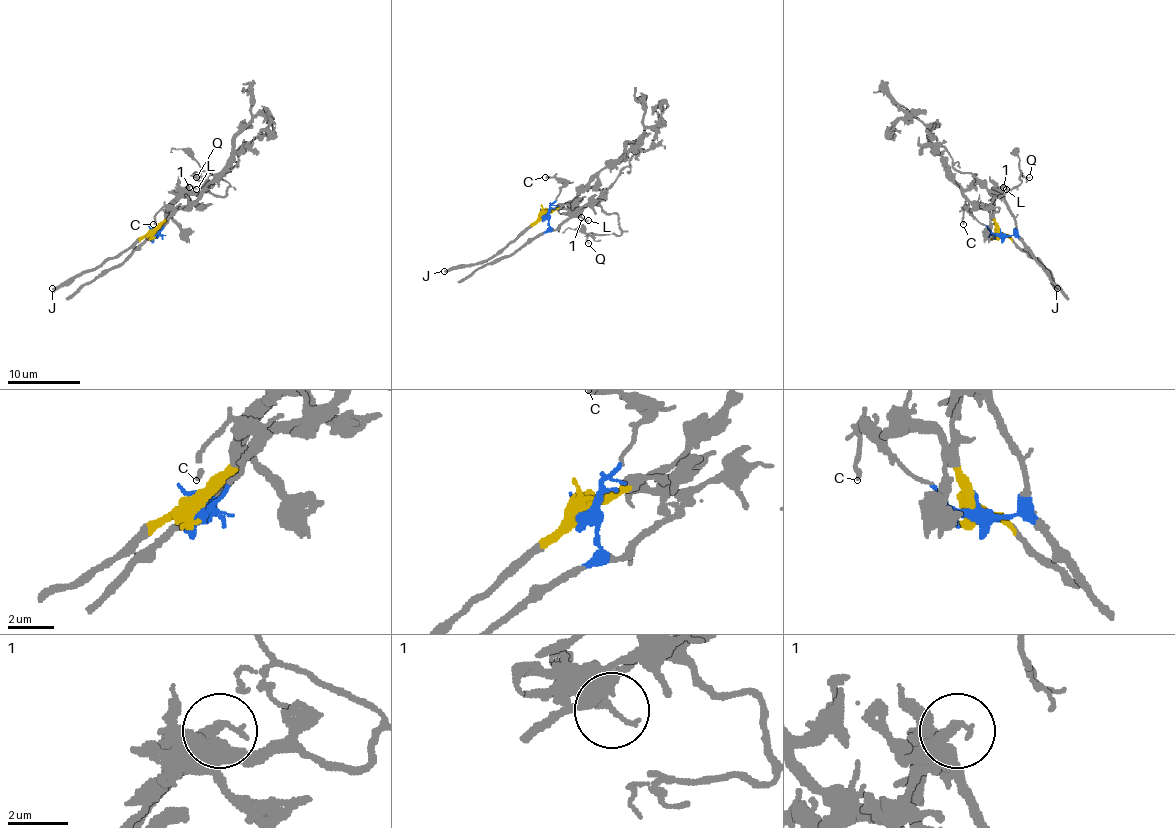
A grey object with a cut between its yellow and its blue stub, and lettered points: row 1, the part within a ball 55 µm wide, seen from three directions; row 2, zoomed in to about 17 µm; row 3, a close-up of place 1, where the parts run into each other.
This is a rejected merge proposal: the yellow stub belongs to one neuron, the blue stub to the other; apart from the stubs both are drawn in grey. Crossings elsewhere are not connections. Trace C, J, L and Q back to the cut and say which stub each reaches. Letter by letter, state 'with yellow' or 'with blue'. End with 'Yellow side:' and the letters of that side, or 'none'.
C: with blue
J: with yellow
L: with blue
Q: with blue
Yellow side: J

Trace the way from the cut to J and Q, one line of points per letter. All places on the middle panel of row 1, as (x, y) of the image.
J: (546, 215), (540, 215), (486, 260), (443, 271)
Q: (546, 215), (550, 227), (557, 227), (592, 204), (617, 216), (619, 235), (595, 235), (590, 237), (588, 244)

